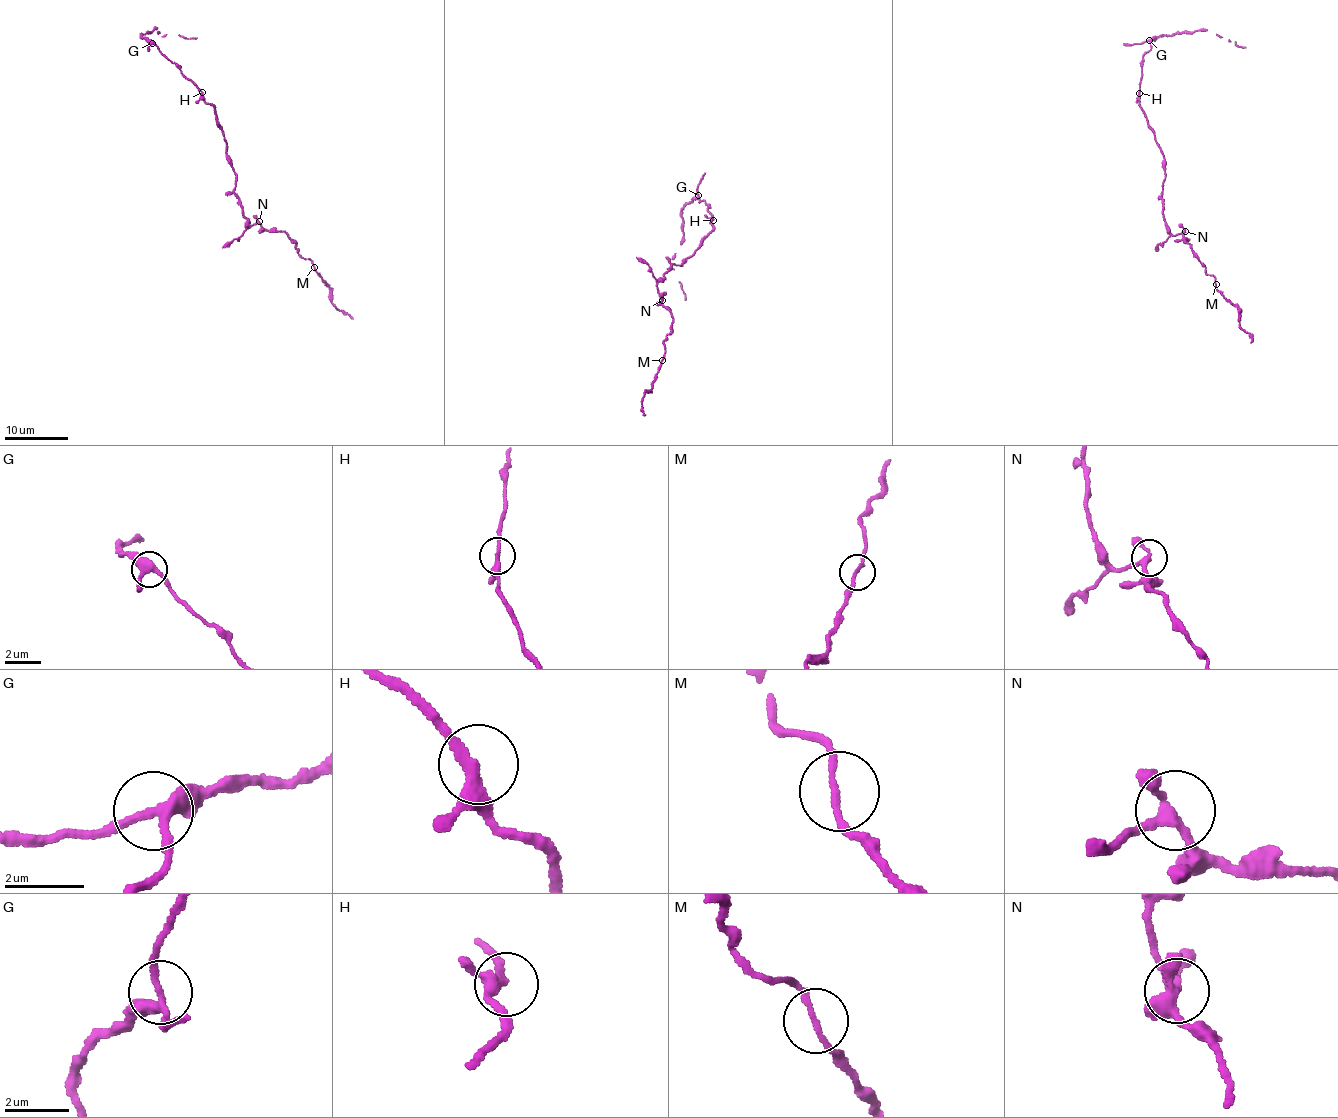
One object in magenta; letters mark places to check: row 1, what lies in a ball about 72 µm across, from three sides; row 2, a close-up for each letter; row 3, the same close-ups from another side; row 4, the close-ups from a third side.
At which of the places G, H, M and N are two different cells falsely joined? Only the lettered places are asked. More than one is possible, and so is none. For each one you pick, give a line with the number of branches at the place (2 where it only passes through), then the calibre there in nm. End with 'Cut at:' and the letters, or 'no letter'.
Cut at: no letter

